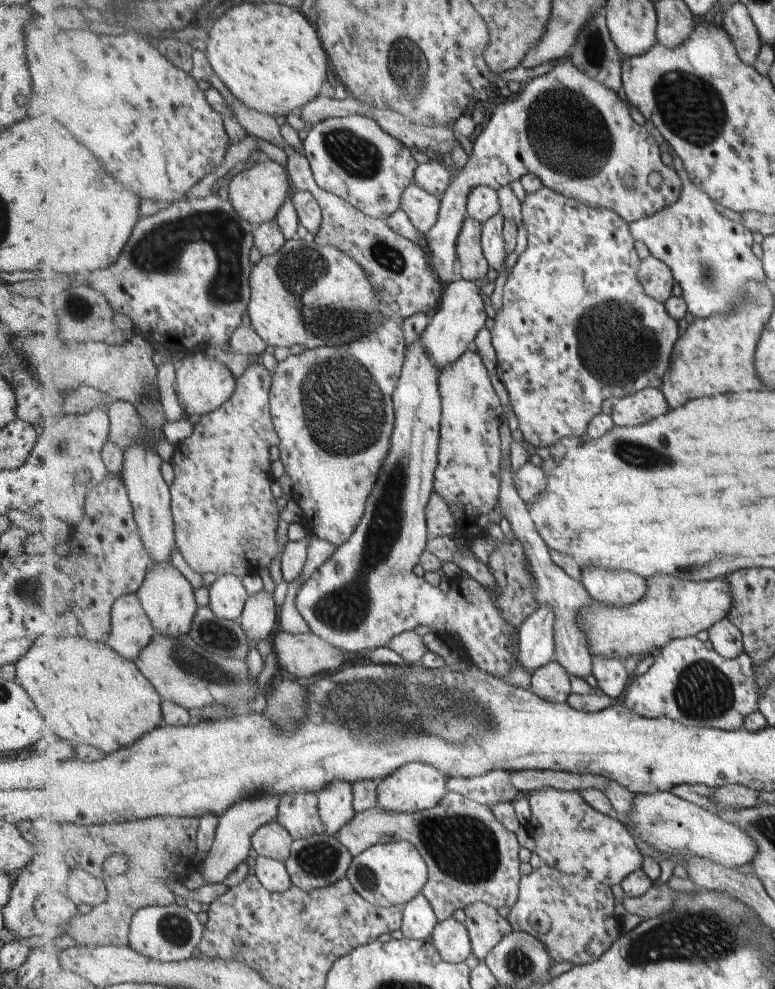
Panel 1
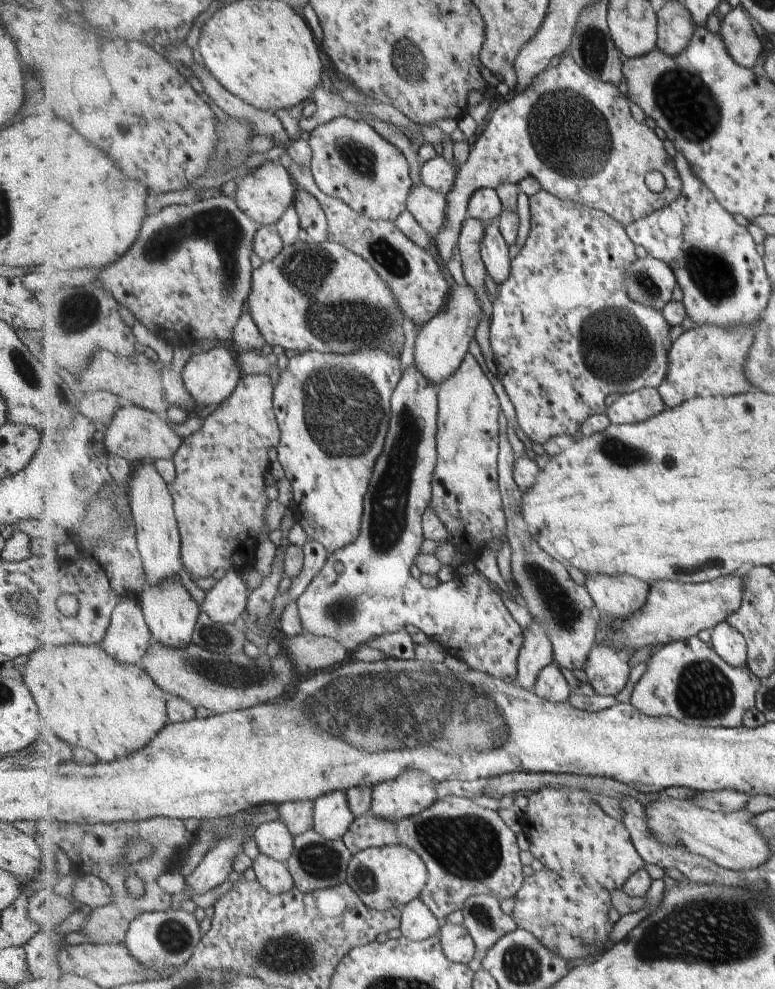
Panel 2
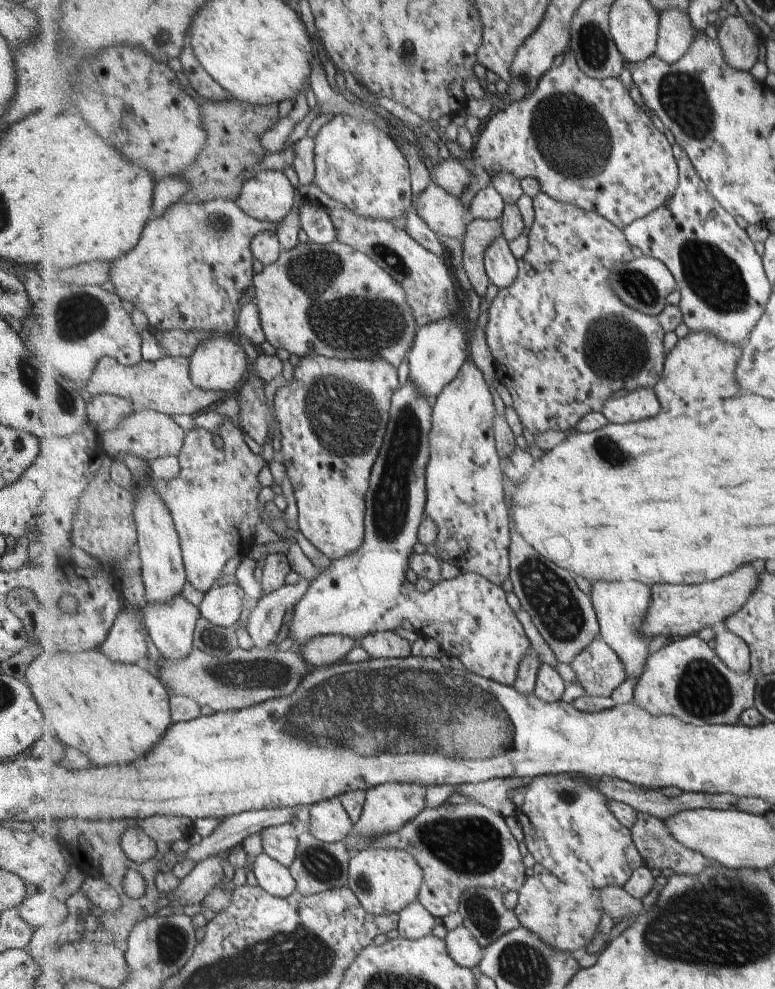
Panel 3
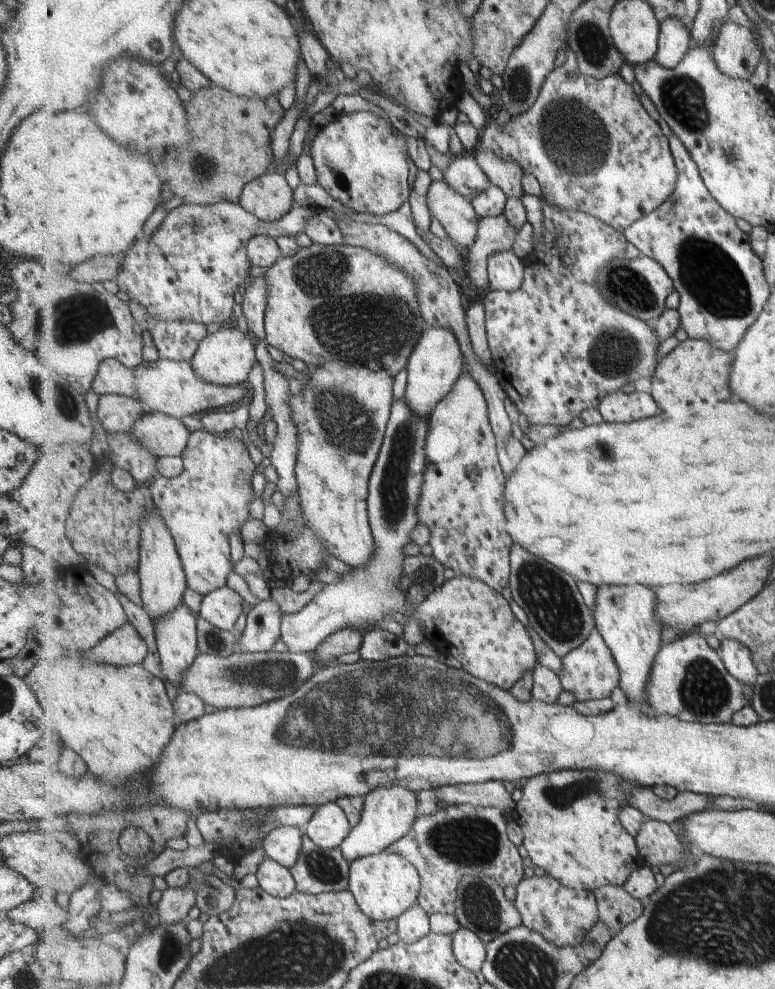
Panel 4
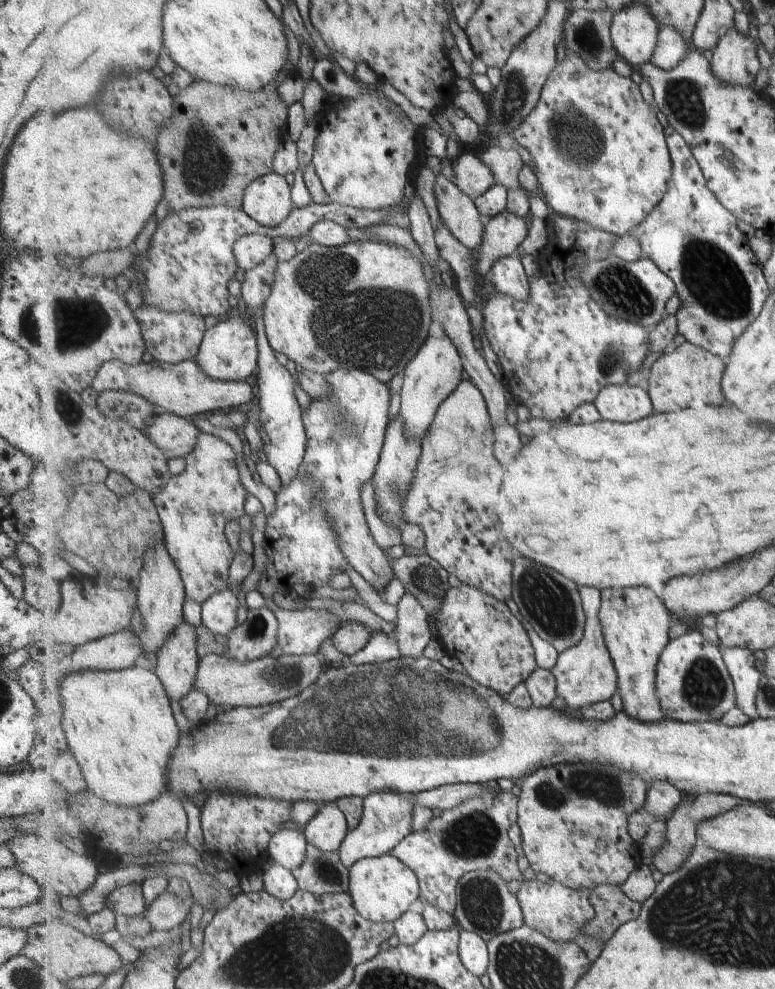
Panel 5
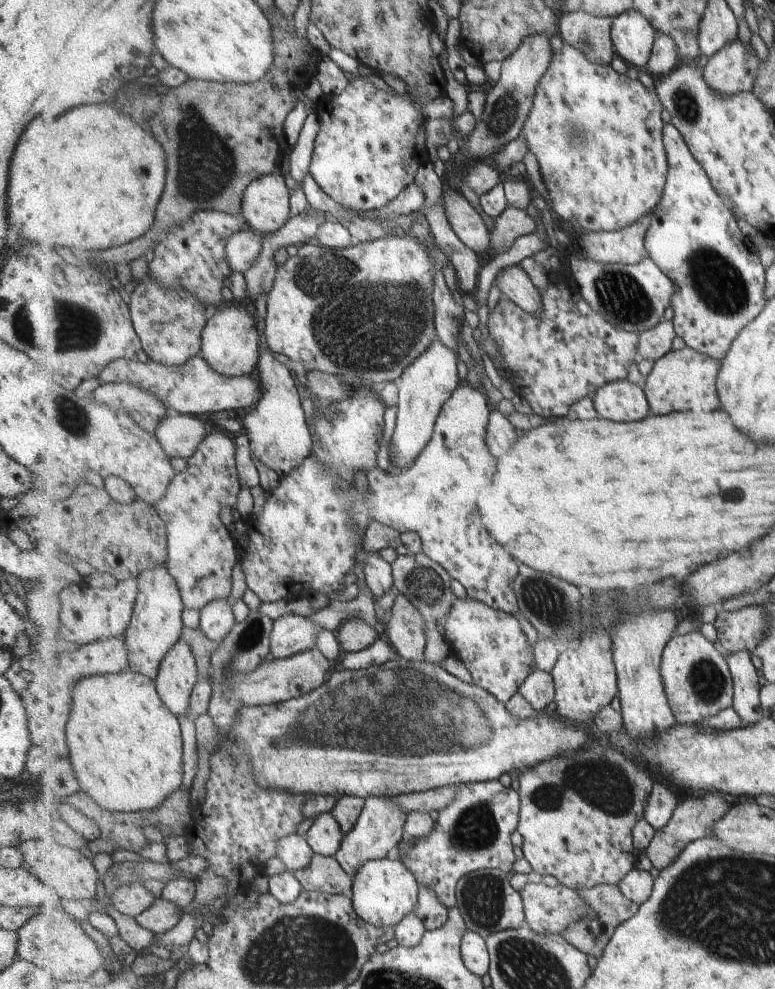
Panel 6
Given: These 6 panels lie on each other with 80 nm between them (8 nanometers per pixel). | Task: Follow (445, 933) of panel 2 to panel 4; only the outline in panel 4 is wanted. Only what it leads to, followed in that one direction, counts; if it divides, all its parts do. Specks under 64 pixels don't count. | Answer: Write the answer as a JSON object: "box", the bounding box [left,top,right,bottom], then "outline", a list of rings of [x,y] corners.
{"box":[453,927,487,972],"outline":[[[462,927],[453,935],[455,958],[473,972],[482,972],[487,962],[487,944],[473,930]]]}

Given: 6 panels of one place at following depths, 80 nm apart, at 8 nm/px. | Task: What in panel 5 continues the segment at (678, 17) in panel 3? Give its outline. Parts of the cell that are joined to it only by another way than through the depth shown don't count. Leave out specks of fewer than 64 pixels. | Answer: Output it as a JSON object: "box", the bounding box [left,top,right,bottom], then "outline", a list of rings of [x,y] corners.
{"box":[652,26,688,70],"outline":[[[662,26],[652,62],[661,70],[674,70],[688,56],[688,52],[685,38],[673,26]]]}

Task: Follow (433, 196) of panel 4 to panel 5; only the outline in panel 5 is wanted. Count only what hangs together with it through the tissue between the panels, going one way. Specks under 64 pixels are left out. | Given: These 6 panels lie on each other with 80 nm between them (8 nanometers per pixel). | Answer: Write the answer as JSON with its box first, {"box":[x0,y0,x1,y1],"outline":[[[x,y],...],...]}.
{"box":[434,174,485,252],"outline":[[[440,174],[436,178],[434,184],[434,192],[436,193],[437,209],[441,219],[447,224],[447,228],[451,233],[464,245],[477,252],[479,246],[485,240],[485,222],[482,215],[479,213],[479,208],[475,205],[471,196],[467,196],[461,188],[458,188],[452,180],[445,178]]]}

